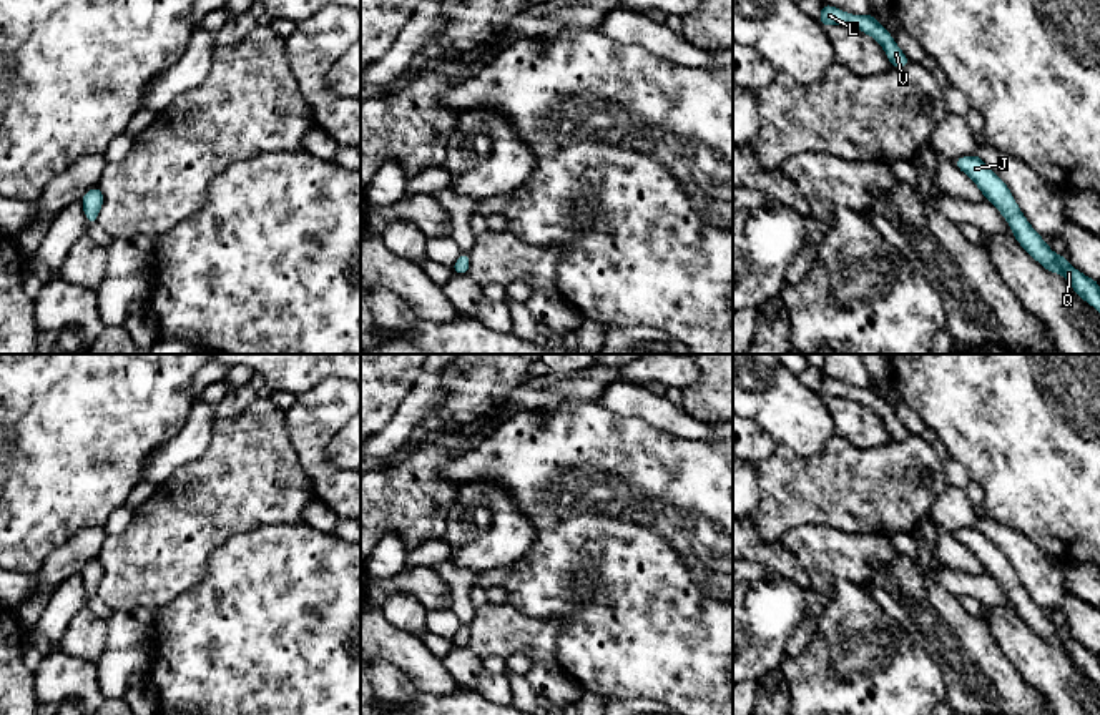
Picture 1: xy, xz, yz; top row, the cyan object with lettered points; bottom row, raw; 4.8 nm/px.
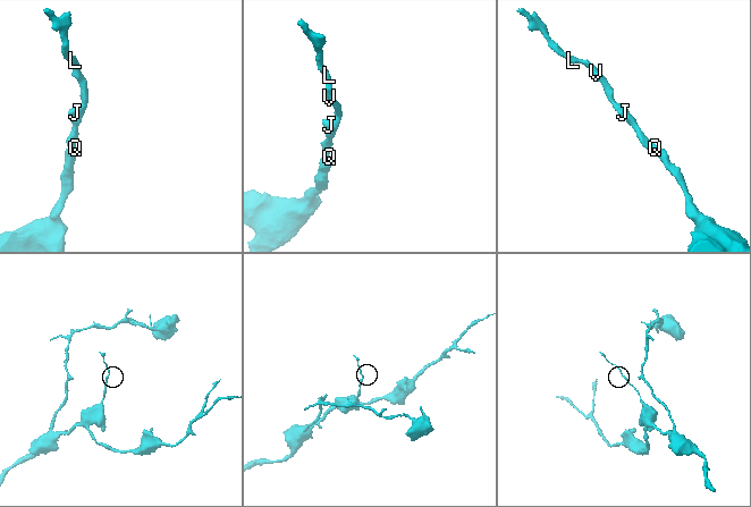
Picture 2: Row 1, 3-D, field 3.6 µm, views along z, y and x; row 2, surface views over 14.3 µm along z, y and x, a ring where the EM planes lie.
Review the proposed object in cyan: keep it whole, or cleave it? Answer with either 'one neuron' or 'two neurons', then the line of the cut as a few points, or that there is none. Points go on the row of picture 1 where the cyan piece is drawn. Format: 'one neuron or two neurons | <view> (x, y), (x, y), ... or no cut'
one neuron | no cut

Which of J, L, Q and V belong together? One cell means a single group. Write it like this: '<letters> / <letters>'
J L Q V

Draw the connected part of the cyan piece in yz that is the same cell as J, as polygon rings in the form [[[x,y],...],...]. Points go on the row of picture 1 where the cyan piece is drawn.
[[[980,155],[959,156],[952,161],[965,173],[992,203],[1014,231],[1015,241],[1050,273],[1062,274],[1075,294],[1100,314],[1100,283],[1075,269],[1063,254],[1055,254],[1044,238],[1030,226],[1015,203],[1009,186],[982,161]]]

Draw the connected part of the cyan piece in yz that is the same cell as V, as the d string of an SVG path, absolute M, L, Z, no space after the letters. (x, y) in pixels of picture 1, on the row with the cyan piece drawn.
M823 2L819 23L826 28L831 25L849 25L852 28L861 30L872 37L886 52L889 63L892 68L906 68L911 65L909 58L904 52L897 47L889 30L886 30L879 20L867 13L867 15L851 15L844 10L839 10L832 5Z

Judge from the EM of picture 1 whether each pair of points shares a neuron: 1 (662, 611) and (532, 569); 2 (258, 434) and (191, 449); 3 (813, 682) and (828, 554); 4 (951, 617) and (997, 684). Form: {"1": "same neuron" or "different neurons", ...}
{"1": "same neuron", "2": "different neurons", "3": "different neurons", "4": "same neuron"}

